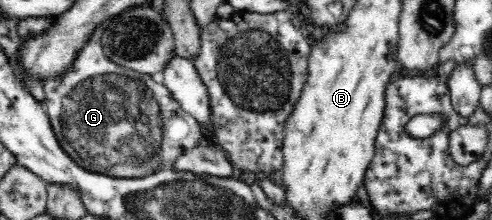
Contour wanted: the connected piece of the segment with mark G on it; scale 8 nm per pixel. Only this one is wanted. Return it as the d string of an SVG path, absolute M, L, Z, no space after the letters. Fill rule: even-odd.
M103 23L93 27L90 39L77 53L71 67L61 75L53 75L41 81L45 96L43 105L53 133L69 158L93 173L118 178L141 178L162 169L172 169L180 155L209 142L208 138L201 133L199 122L181 108L164 83L157 83L150 75L113 63L102 45L103 33Z

